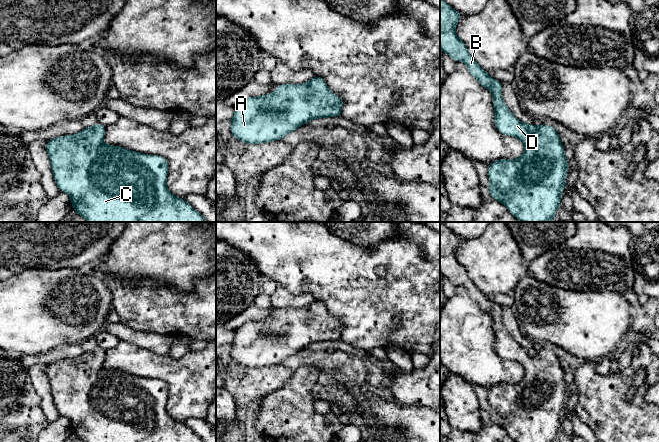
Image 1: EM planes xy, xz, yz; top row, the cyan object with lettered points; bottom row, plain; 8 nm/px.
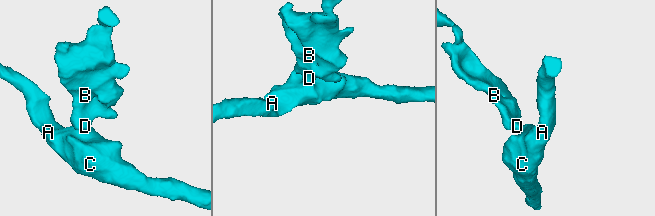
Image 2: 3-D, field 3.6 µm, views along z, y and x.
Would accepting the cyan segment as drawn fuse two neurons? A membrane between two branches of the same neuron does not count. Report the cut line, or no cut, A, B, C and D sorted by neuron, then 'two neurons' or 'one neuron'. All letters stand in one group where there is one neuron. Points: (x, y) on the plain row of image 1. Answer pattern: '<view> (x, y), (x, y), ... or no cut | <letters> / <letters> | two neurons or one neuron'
no cut | A B C D | one neuron

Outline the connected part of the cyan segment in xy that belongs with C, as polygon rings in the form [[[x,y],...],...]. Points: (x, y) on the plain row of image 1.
[[[96,347],[81,356],[59,360],[46,367],[55,407],[71,422],[72,432],[84,442],[203,442],[185,423],[174,420],[166,410],[168,385],[158,379],[147,379],[123,371],[105,369],[106,351]]]

